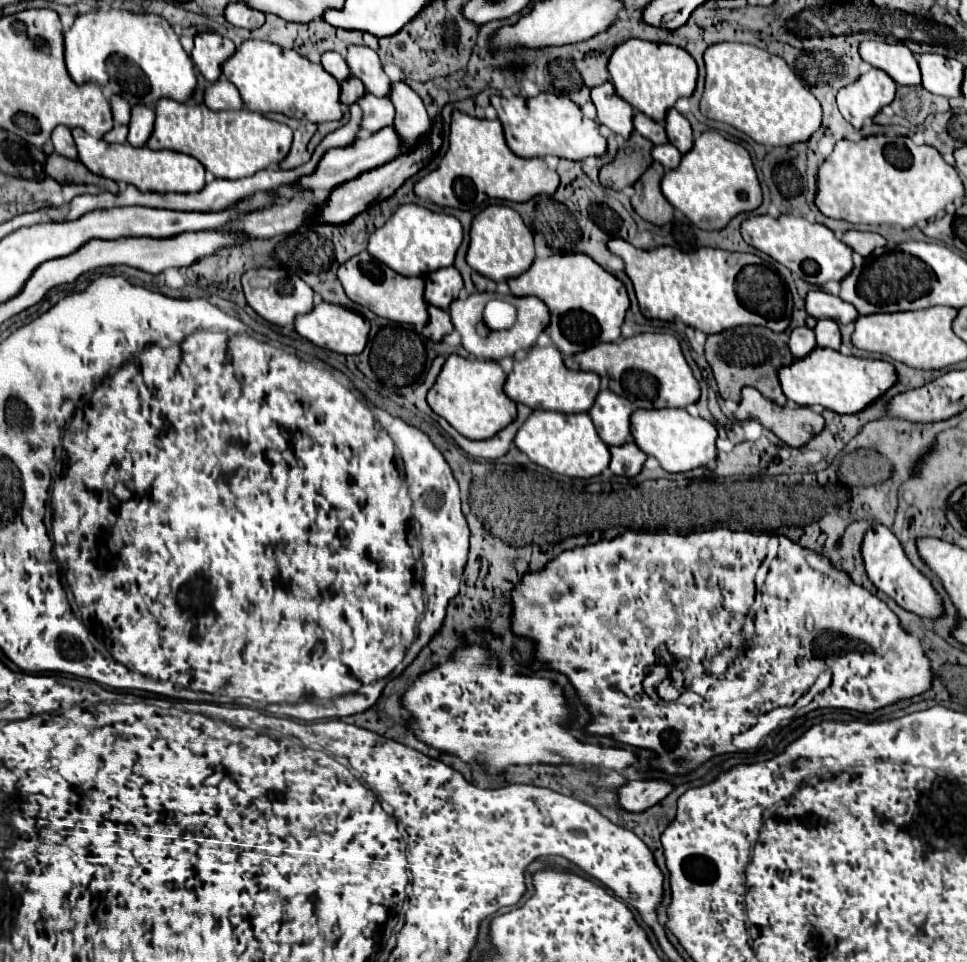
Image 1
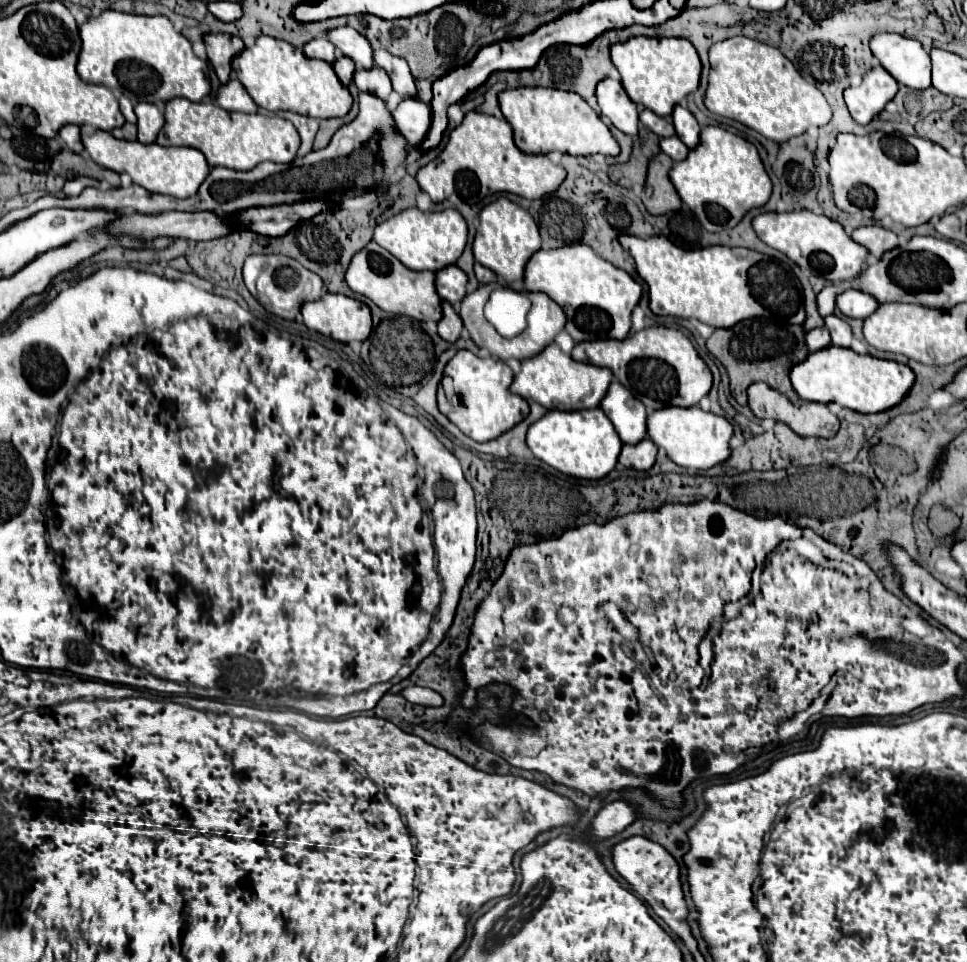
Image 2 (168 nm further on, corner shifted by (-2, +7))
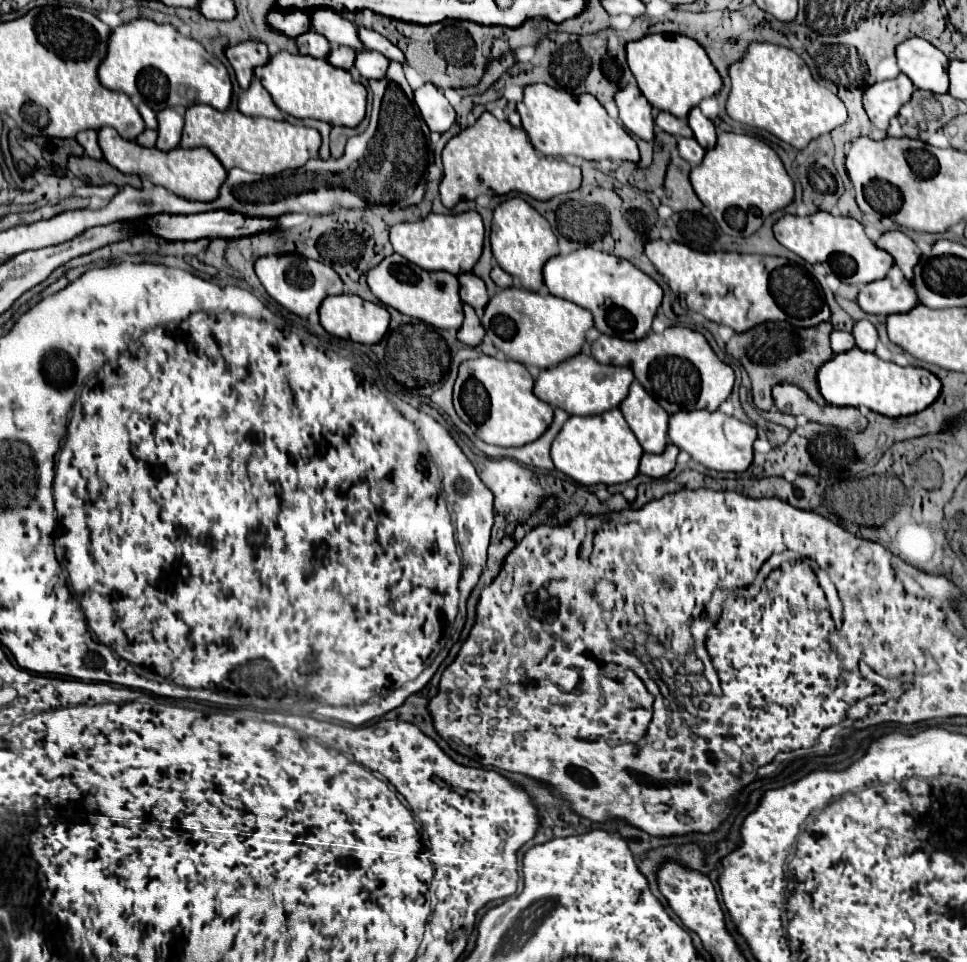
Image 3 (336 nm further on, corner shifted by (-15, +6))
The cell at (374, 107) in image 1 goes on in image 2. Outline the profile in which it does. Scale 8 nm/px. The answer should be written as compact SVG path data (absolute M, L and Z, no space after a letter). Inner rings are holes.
M375 66L371 70L357 70L353 76L355 86L359 88L359 92L369 92L375 94L377 98L381 98L383 102L389 100L391 94L391 80L387 76L387 72L383 72L383 68Z

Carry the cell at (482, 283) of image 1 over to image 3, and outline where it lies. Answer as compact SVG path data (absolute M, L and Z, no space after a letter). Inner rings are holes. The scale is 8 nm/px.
M498 265L492 269L492 281L498 285L498 287L512 287L514 285L514 279L512 279L512 275L508 275L506 271L502 271Z

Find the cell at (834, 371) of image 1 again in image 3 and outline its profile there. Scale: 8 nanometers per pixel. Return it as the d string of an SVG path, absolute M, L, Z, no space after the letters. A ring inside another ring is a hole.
M858 347L834 355L818 371L820 393L830 405L838 407L868 407L886 417L914 415L932 405L942 389L940 379L922 367L900 367L896 363L882 361L874 353L866 353Z

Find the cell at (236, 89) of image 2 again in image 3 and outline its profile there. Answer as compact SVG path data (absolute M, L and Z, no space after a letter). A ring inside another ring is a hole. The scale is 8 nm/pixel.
M254 77L250 89L240 93L238 109L250 117L268 117L268 119L284 119L282 111L274 105L270 93L262 87L262 83Z

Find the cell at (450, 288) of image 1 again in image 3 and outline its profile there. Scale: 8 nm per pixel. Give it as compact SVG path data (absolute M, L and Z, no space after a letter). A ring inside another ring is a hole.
M462 273L458 275L460 279L460 297L464 303L468 303L470 307L476 309L476 313L480 315L484 311L484 307L488 305L490 297L486 291L486 285L480 277L476 277L474 273Z

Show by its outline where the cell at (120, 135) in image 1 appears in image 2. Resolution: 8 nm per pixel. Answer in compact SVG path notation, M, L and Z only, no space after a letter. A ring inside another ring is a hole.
M125 122L121 128L115 128L111 134L113 134L115 138L123 138L123 140L135 140L135 138L137 138L137 126L135 126L135 124Z

